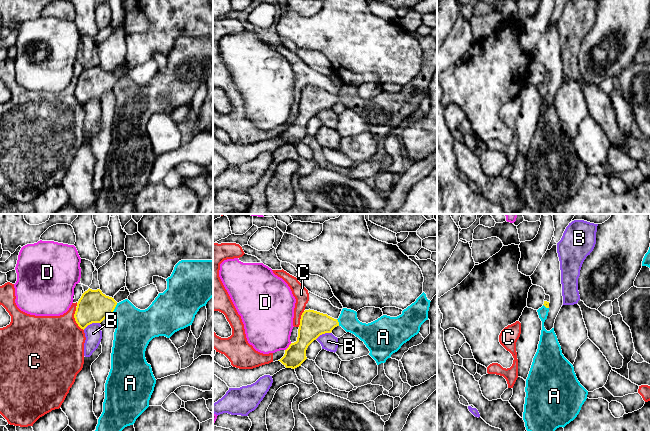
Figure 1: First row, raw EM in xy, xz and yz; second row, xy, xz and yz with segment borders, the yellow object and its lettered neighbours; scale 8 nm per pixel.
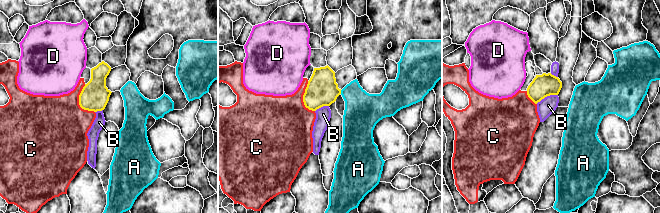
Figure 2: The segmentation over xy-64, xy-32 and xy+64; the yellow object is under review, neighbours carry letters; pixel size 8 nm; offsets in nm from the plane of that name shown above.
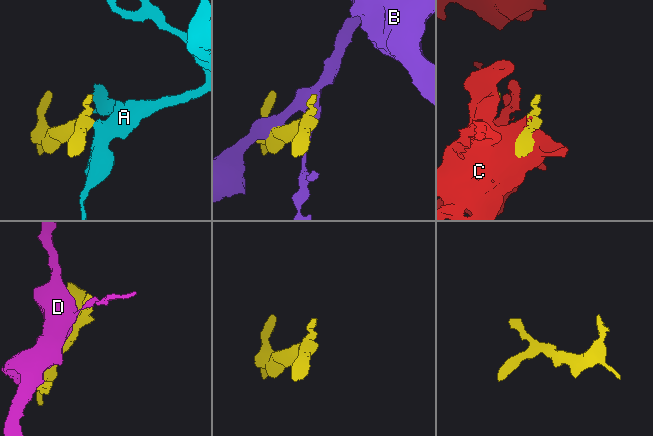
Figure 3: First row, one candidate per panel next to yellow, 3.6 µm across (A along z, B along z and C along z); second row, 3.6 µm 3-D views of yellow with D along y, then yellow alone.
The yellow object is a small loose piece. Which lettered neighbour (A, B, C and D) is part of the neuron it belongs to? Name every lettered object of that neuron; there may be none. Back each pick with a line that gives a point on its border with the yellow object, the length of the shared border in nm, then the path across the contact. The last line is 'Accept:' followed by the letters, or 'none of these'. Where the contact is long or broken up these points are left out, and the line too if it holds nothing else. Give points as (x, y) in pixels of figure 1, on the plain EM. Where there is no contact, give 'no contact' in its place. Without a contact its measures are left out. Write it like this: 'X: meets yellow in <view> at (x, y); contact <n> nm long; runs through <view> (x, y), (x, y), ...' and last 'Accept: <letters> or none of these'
Accept: none of these

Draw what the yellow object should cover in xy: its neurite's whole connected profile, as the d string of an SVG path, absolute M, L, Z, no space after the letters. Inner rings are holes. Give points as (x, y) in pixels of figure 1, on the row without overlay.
M126 62L124 67L119 67L113 74L103 70L100 65L89 64L77 79L74 90L76 99L83 106L92 99L101 99L113 89L116 81L128 75L129 71L130 68Z

